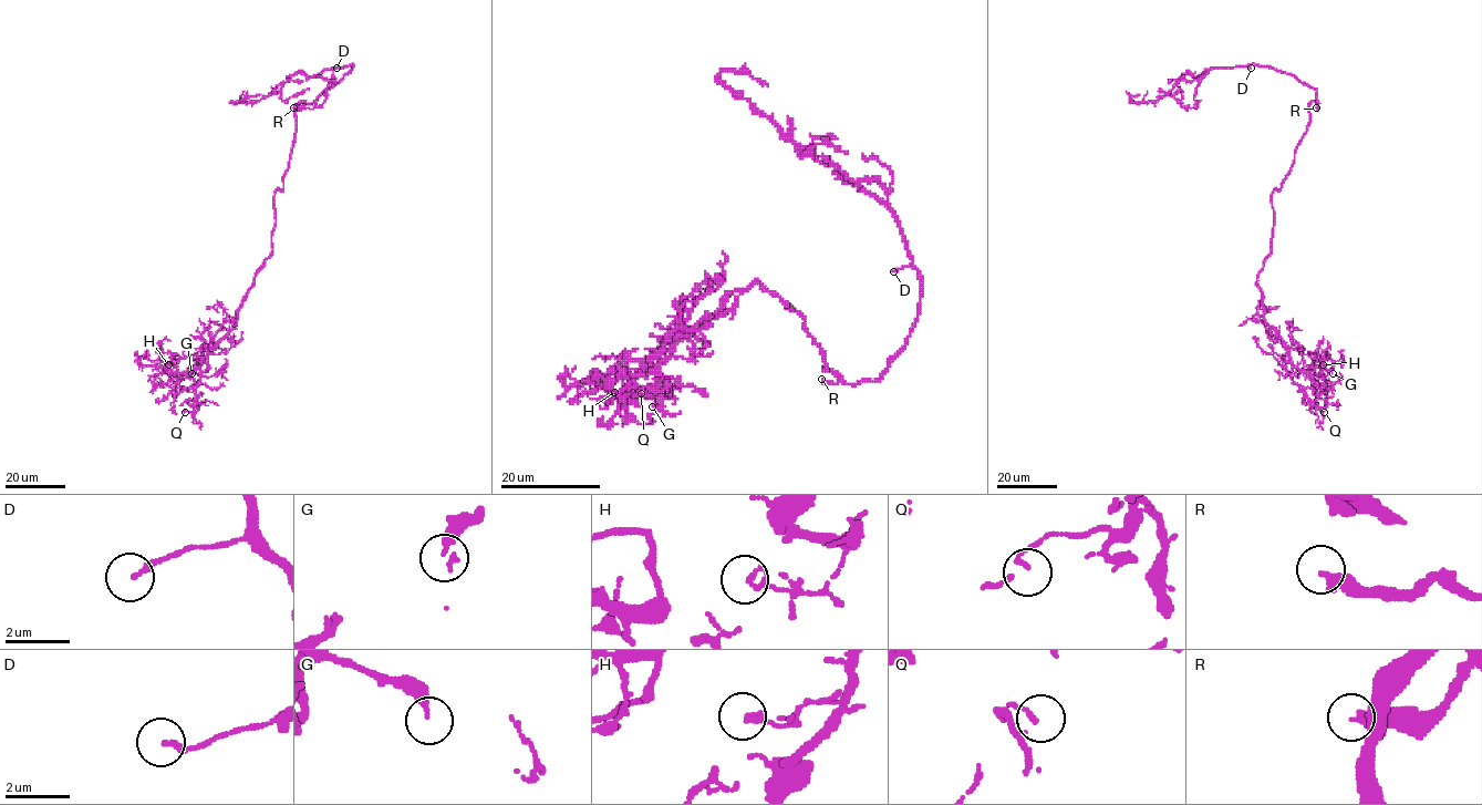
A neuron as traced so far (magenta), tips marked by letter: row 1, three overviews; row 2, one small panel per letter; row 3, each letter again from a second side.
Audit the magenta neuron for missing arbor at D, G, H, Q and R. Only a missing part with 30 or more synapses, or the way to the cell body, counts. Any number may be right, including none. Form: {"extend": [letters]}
{"extend": ["R"]}

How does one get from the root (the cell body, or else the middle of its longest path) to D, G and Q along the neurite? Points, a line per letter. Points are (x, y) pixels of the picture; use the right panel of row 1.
D: (1301, 138), (1309, 120), (1309, 104), (1318, 103), (1316, 90), (1288, 73), (1253, 64), (1247, 66), (1251, 68)
G: (1301, 138), (1272, 193), (1272, 253), (1257, 286), (1288, 360), (1333, 373)
Q: (1301, 138), (1281, 189), (1272, 193), (1272, 253), (1257, 286), (1264, 319), (1287, 349), (1292, 380), (1324, 412)

